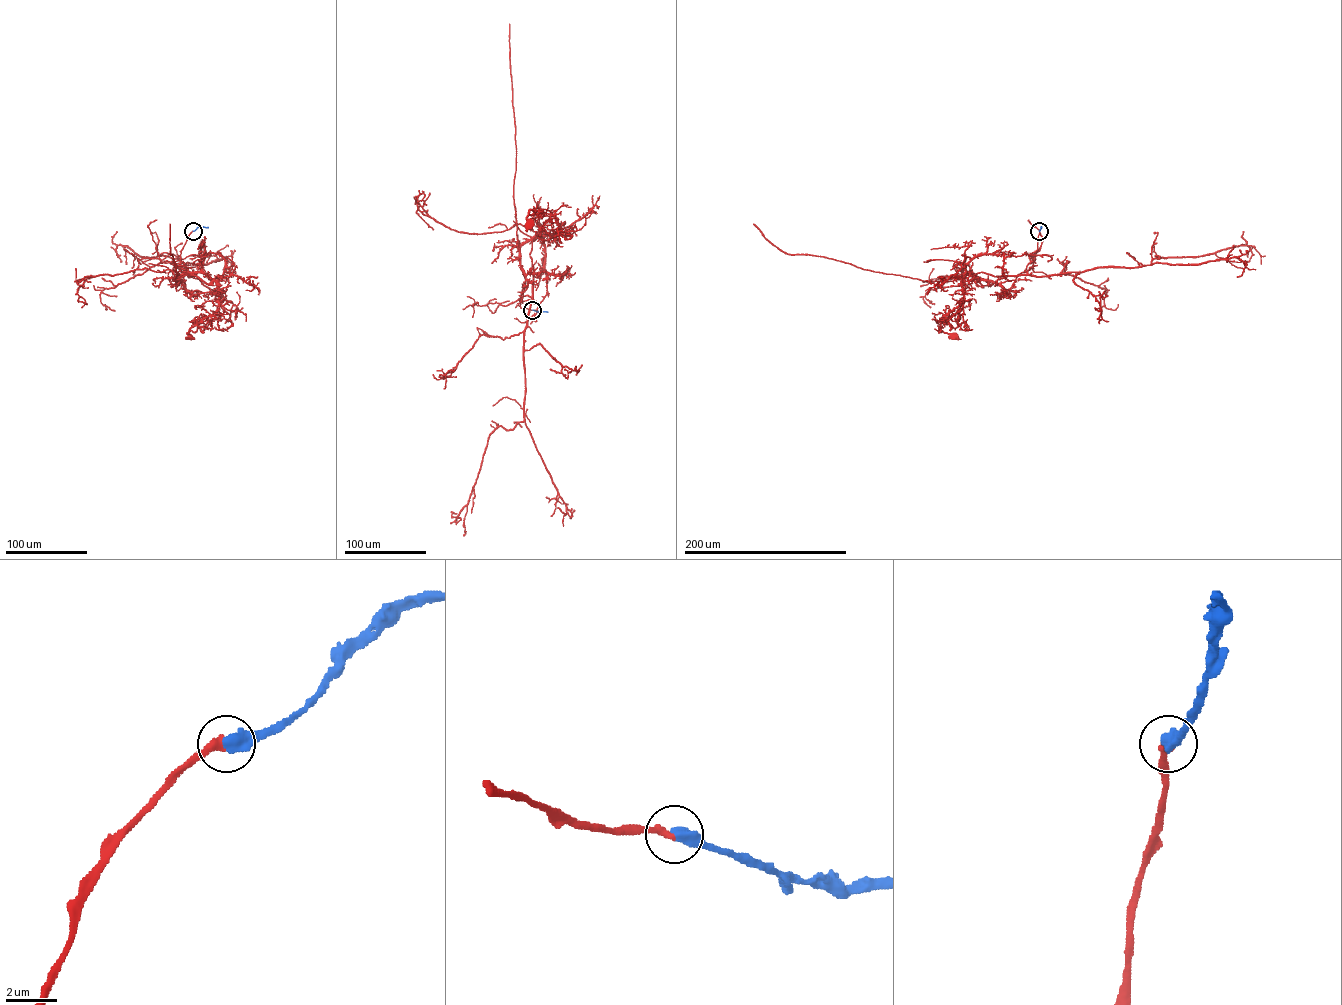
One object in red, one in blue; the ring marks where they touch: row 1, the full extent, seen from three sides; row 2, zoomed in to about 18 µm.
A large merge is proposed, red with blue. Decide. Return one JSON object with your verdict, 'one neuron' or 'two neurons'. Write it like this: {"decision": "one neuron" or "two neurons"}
{"decision": "one neuron"}

